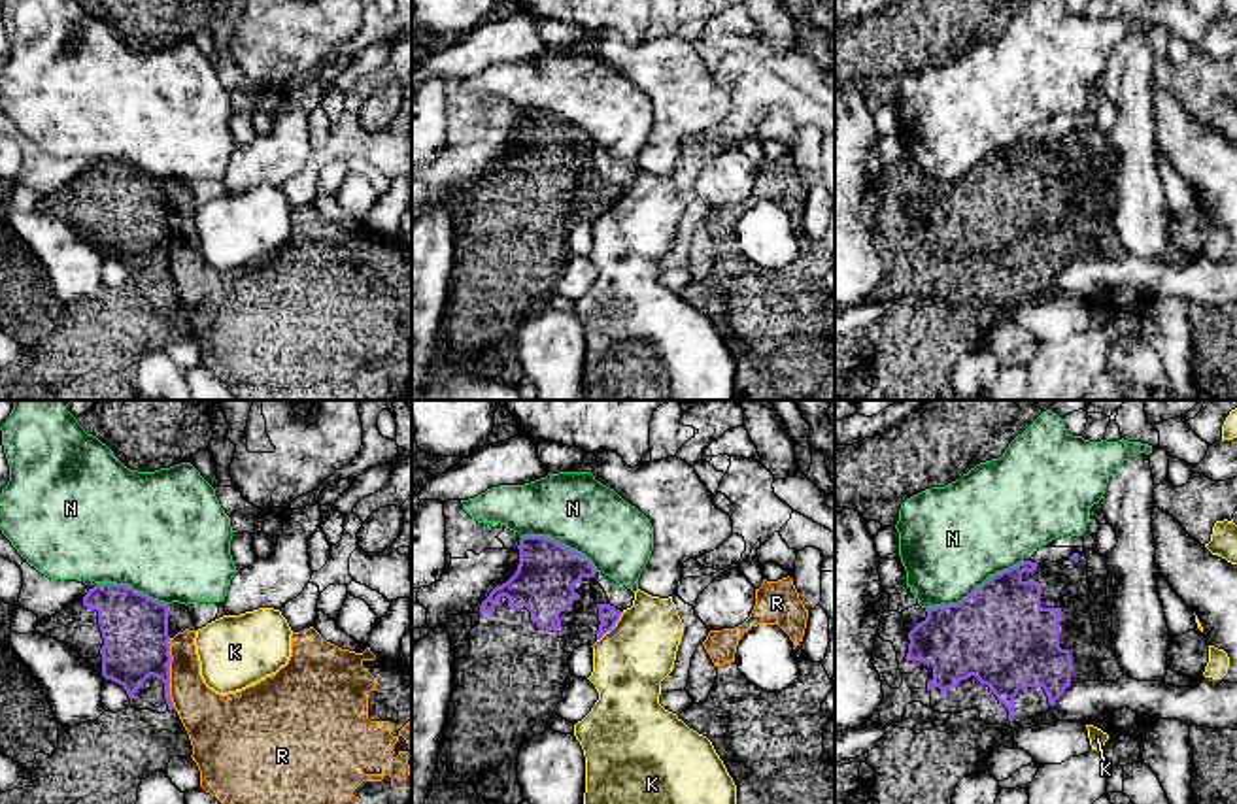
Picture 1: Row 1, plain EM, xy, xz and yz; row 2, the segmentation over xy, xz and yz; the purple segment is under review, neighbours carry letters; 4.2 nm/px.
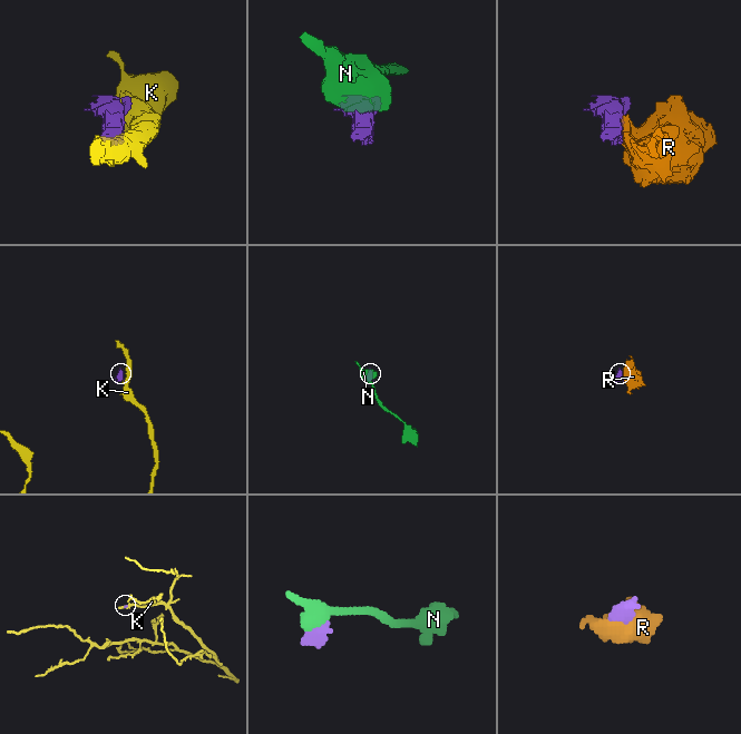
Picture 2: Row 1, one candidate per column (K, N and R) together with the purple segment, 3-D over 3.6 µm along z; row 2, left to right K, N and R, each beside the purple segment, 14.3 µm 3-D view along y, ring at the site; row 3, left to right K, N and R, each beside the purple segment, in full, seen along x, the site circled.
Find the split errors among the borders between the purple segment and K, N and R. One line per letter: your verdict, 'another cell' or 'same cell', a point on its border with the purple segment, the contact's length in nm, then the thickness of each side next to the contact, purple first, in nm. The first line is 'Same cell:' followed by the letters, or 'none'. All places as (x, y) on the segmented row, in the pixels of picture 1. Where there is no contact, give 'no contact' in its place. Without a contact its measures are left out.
Same cell: R
K: another cell | xz (612, 627) | 170 nm | 90/320 nm
N: another cell | yz (975, 589) | 460 nm | 420/460 nm
R: same cell | xy (169, 674) | 300 nm | 280/220 nm

